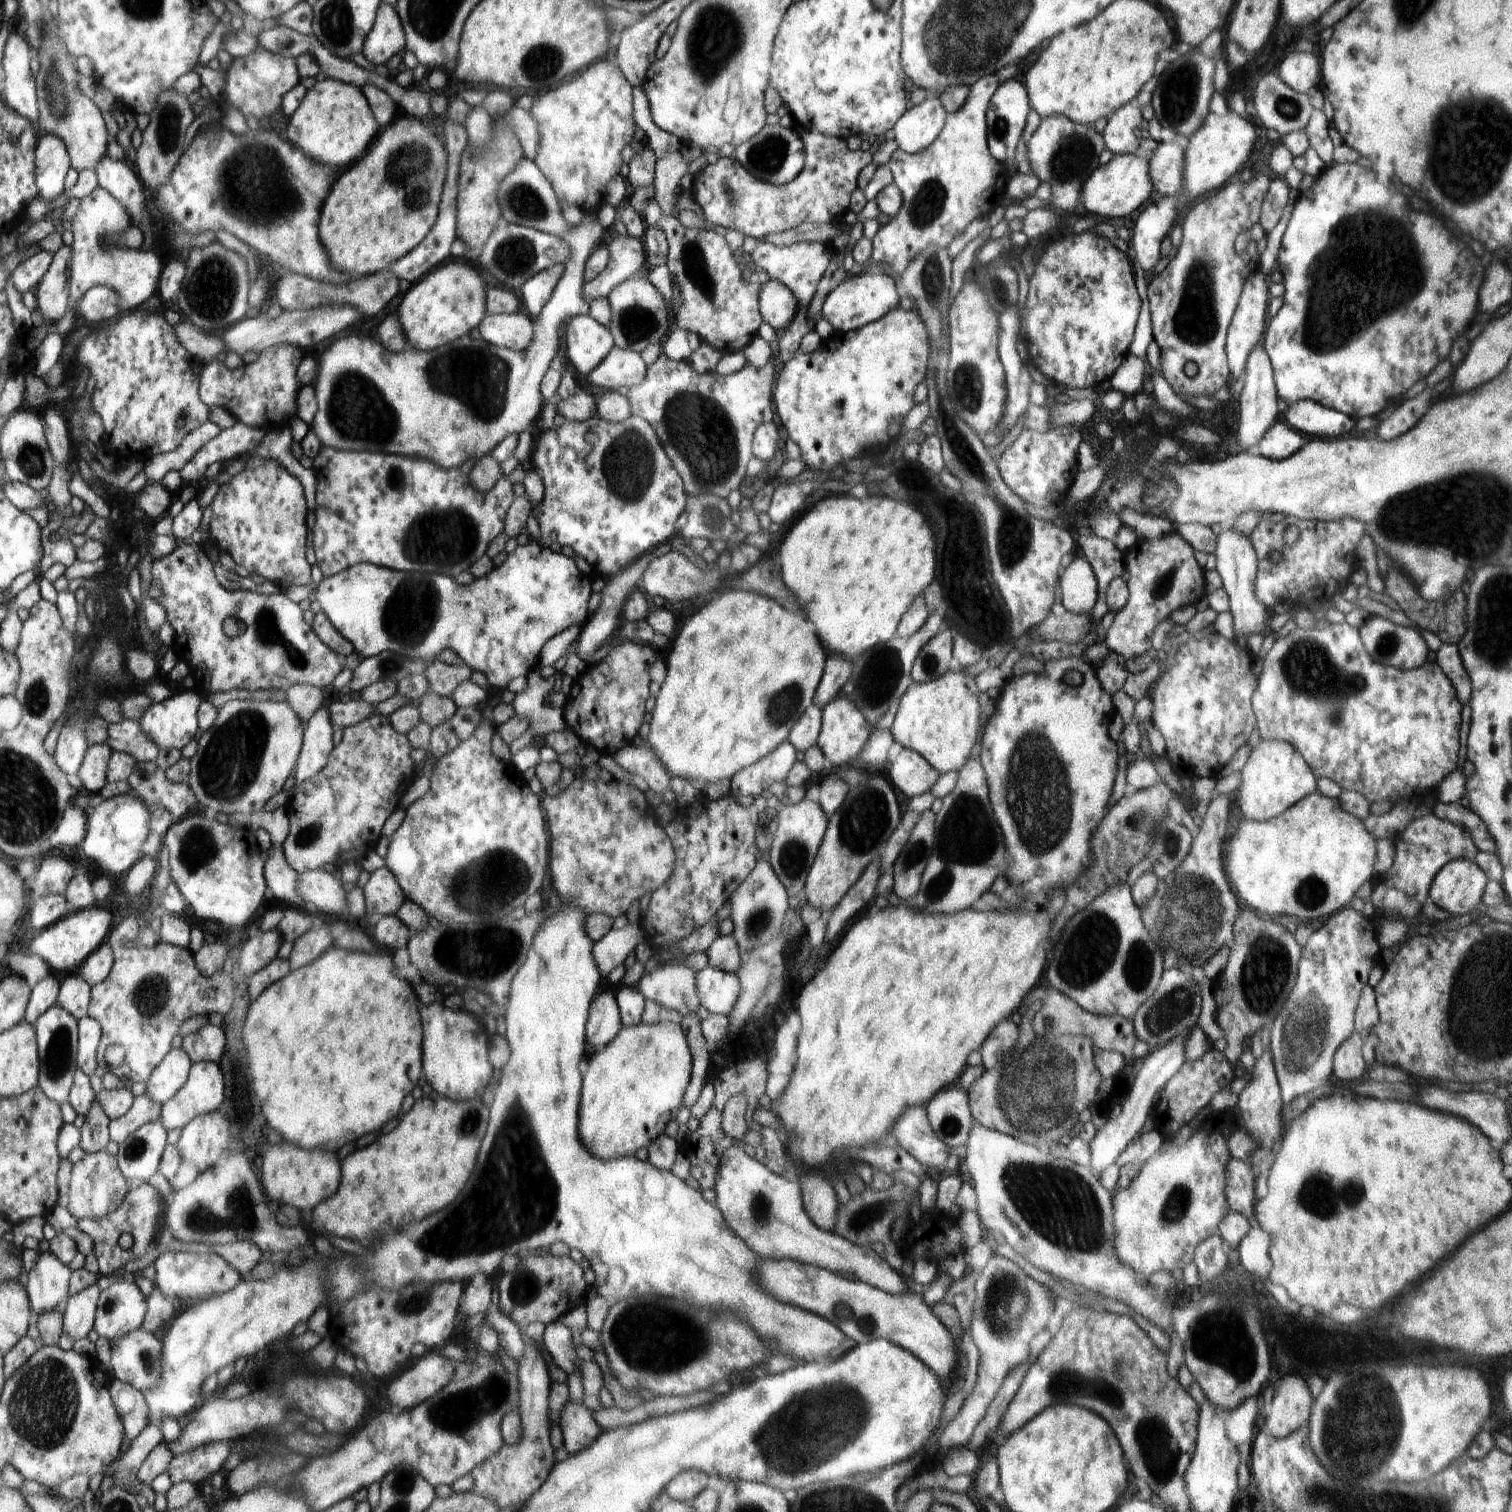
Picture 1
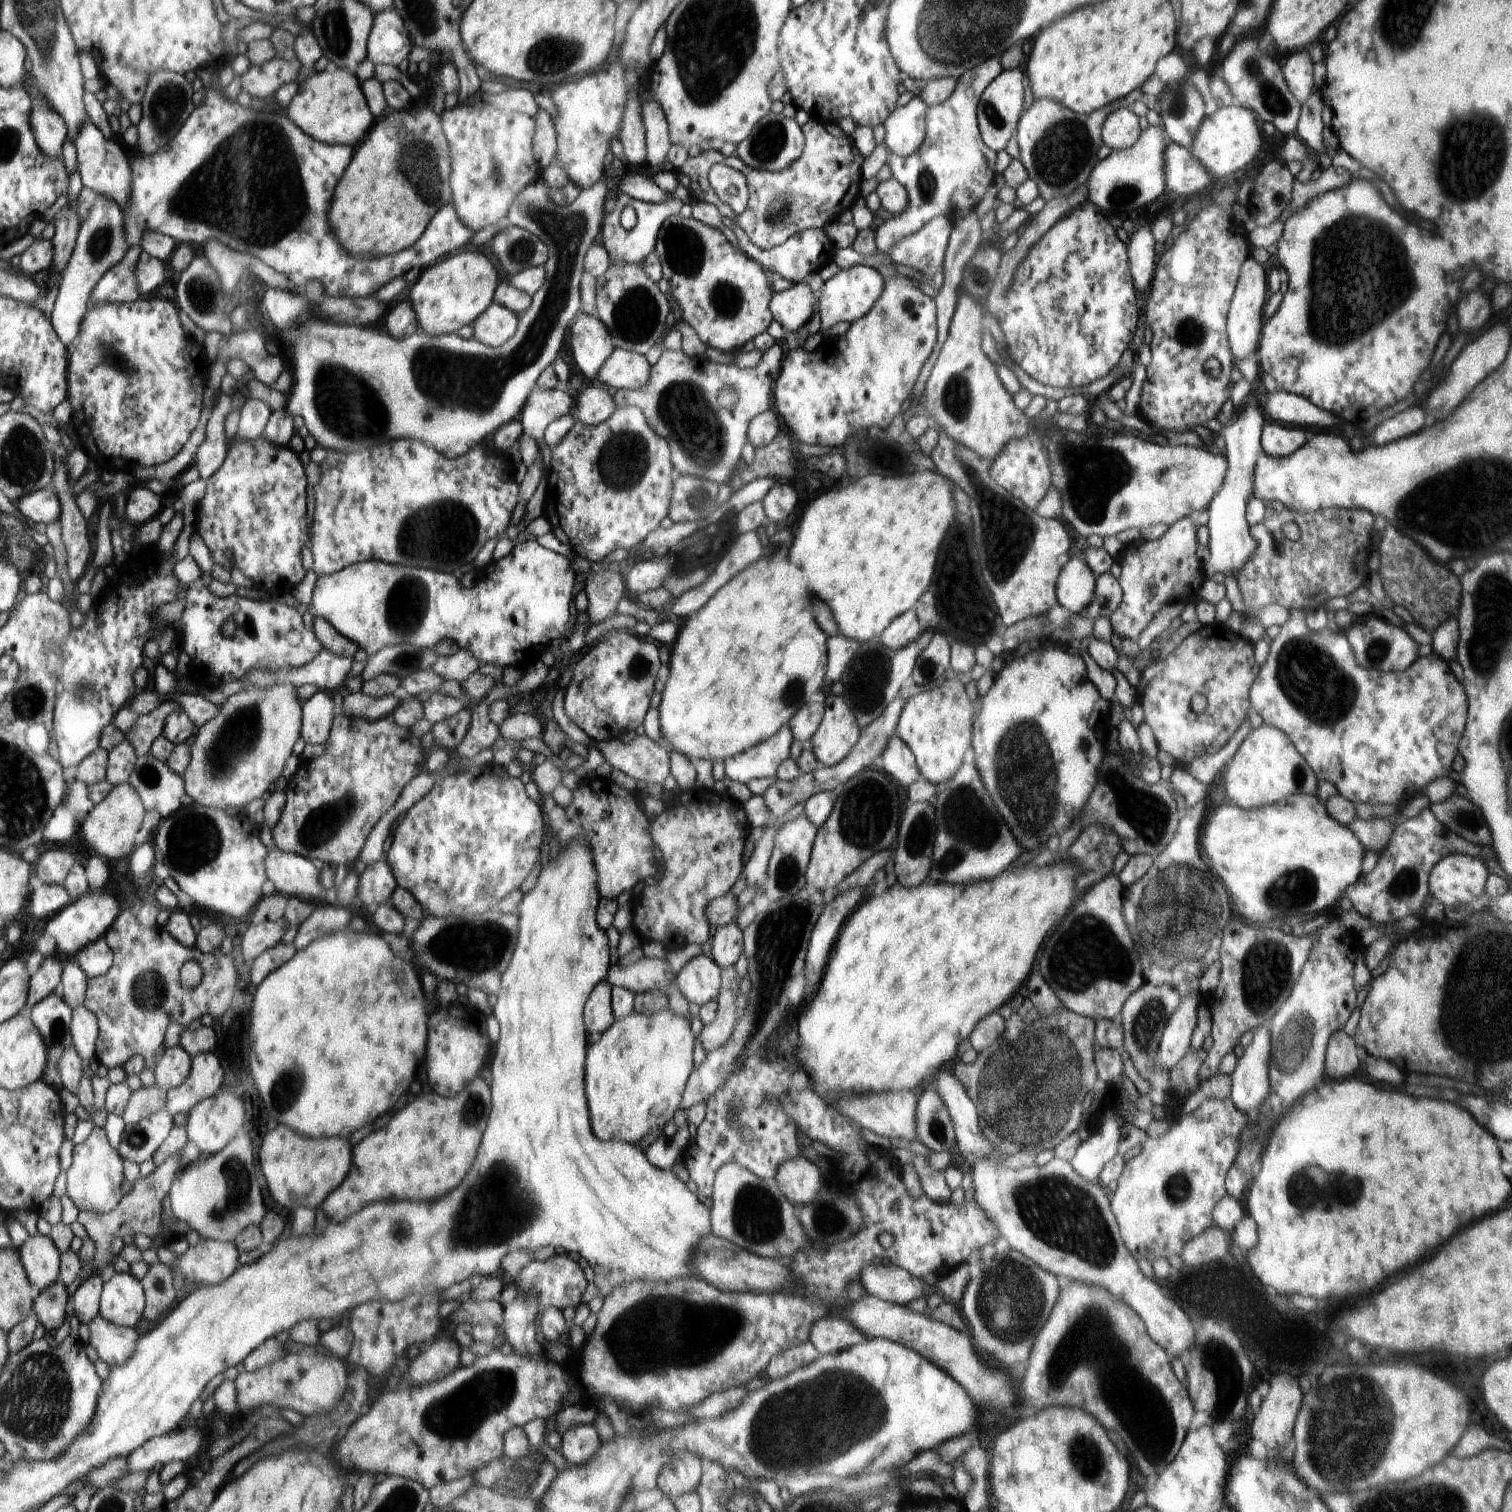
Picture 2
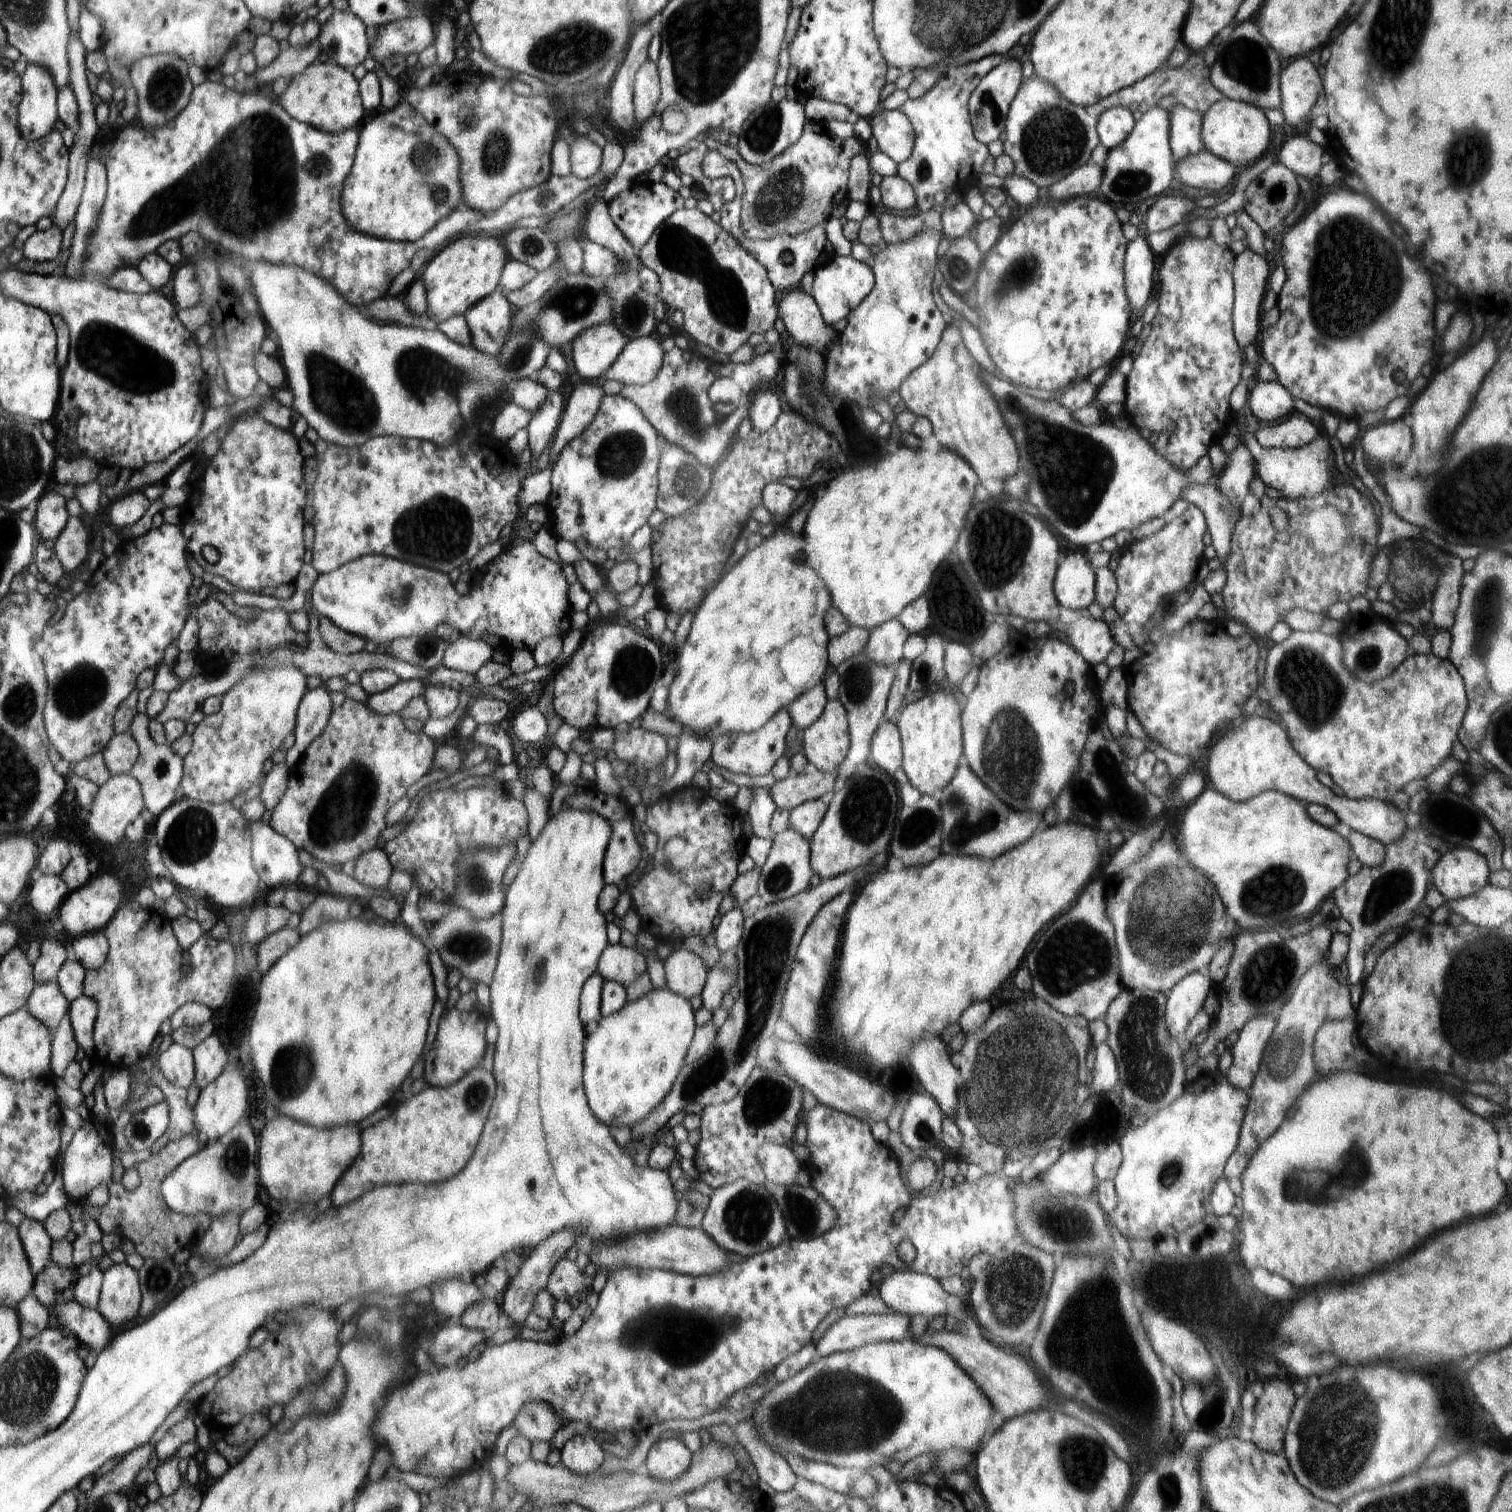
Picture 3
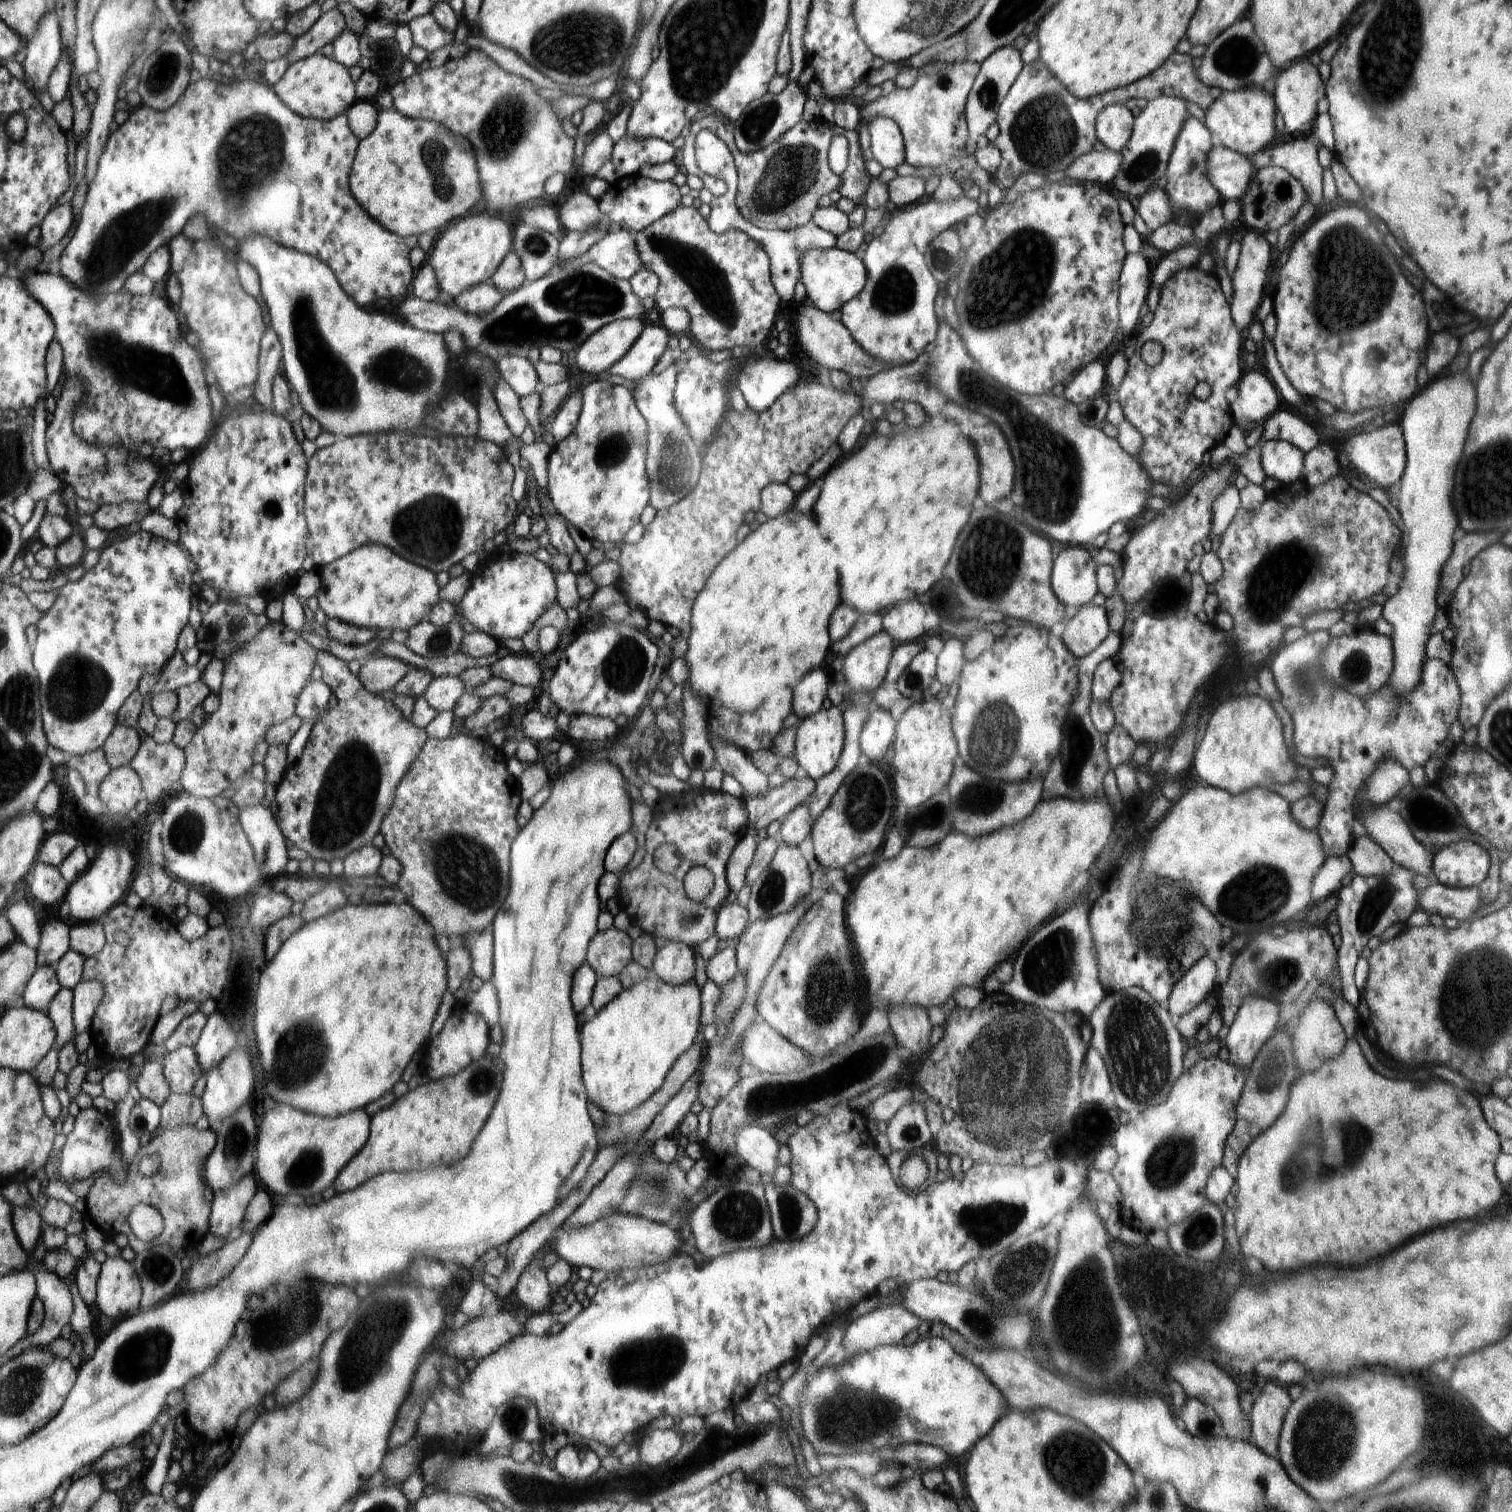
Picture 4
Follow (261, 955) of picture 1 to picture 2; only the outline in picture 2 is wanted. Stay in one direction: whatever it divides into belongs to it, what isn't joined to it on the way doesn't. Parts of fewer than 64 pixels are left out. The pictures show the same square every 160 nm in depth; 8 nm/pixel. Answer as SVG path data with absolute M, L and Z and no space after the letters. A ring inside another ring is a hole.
M282 916L280 920L264 920L260 924L249 924L242 932L241 952L244 960L254 961L264 950L276 946L289 929L288 920Z

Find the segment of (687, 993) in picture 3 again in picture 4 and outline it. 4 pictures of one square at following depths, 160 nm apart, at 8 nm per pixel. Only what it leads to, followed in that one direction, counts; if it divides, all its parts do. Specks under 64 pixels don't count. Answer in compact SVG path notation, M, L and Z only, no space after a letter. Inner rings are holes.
M671 941L655 954L651 974L668 984L682 986L694 981L696 962L691 946Z

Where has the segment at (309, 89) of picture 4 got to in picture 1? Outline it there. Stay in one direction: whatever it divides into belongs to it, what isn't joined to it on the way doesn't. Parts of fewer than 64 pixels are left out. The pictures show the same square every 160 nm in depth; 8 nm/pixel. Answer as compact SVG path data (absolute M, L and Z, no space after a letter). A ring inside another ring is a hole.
M326 78L318 81L307 90L306 96L288 124L288 141L304 148L308 156L320 162L330 162L334 168L344 168L358 160L374 140L378 128L375 116L372 116L370 102L360 88L343 81Z

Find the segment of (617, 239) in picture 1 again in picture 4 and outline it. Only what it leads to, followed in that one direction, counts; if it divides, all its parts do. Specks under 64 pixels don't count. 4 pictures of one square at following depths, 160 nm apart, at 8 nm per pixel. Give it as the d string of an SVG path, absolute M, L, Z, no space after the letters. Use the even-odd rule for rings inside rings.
M636 174L610 185L607 193L598 202L600 210L614 227L628 230L634 235L674 211L680 204L680 192L672 181L655 181Z

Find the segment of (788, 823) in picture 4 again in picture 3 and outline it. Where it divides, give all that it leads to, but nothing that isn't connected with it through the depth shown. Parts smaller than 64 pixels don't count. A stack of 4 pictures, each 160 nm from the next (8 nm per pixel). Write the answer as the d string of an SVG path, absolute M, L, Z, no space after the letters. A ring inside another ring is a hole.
M820 799L804 802L789 810L789 827L810 842L827 809L828 805L824 804Z

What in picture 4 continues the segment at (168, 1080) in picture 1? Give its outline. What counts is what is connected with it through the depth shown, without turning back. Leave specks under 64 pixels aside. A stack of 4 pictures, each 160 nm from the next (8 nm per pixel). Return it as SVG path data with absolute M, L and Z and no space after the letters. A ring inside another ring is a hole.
M184 1045L169 1053L165 1071L173 1090L184 1094L192 1094L200 1076L206 1074L198 1049L192 1045Z

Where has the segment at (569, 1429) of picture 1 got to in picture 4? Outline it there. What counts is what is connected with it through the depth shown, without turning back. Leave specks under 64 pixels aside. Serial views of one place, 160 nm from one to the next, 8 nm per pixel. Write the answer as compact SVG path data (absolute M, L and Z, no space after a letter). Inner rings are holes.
M571 1444L559 1450L553 1468L577 1486L578 1481L592 1476L600 1468L600 1461L592 1448Z

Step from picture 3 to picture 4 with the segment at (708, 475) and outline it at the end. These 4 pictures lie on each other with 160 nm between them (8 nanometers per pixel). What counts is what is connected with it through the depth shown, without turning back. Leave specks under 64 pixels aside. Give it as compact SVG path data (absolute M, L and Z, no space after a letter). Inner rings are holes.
M671 364L665 371L650 374L634 384L636 406L647 422L647 459L646 470L652 490L649 505L656 510L670 508L686 496L690 496L699 482L700 452L694 444L686 422L682 420L675 407L675 384L678 370ZM678 476L678 482L676 482Z

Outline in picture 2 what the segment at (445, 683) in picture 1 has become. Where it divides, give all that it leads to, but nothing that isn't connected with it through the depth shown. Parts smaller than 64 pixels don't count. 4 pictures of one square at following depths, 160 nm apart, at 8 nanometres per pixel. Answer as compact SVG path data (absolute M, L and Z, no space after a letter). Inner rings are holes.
M458 650L453 656L438 657L431 670L440 674L442 680L465 682L480 667L480 662L466 650Z

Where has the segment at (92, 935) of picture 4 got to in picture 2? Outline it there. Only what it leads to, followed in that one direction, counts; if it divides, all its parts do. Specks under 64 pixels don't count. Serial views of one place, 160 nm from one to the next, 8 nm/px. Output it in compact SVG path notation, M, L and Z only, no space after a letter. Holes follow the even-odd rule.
M106 936L86 948L77 957L81 968L90 979L108 975L115 964L114 950L108 945Z

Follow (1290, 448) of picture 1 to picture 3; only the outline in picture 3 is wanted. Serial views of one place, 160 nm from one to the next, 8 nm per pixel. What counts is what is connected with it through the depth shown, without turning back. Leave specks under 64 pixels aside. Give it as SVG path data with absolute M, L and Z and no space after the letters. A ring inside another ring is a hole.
M1291 414L1287 420L1260 428L1256 436L1262 448L1301 448L1312 444L1319 432L1308 419Z

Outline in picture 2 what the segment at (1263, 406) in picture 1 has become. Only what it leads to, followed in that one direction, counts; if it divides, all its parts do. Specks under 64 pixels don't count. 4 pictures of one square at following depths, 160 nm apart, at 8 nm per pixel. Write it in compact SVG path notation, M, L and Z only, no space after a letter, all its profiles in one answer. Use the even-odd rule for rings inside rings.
M1254 400L1247 404L1246 409L1235 422L1223 425L1217 418L1214 418L1212 424L1208 424L1207 428L1214 432L1216 437L1220 436L1224 439L1226 456L1222 459L1224 484L1207 507L1208 548L1211 551L1210 560L1203 563L1203 574L1207 579L1210 579L1216 572L1238 574L1240 568L1246 564L1248 556L1252 556L1256 548L1256 542L1250 536L1250 527L1245 514L1250 500L1254 498L1254 472L1257 459L1260 454L1263 454L1260 440L1264 424L1266 424L1266 418Z

